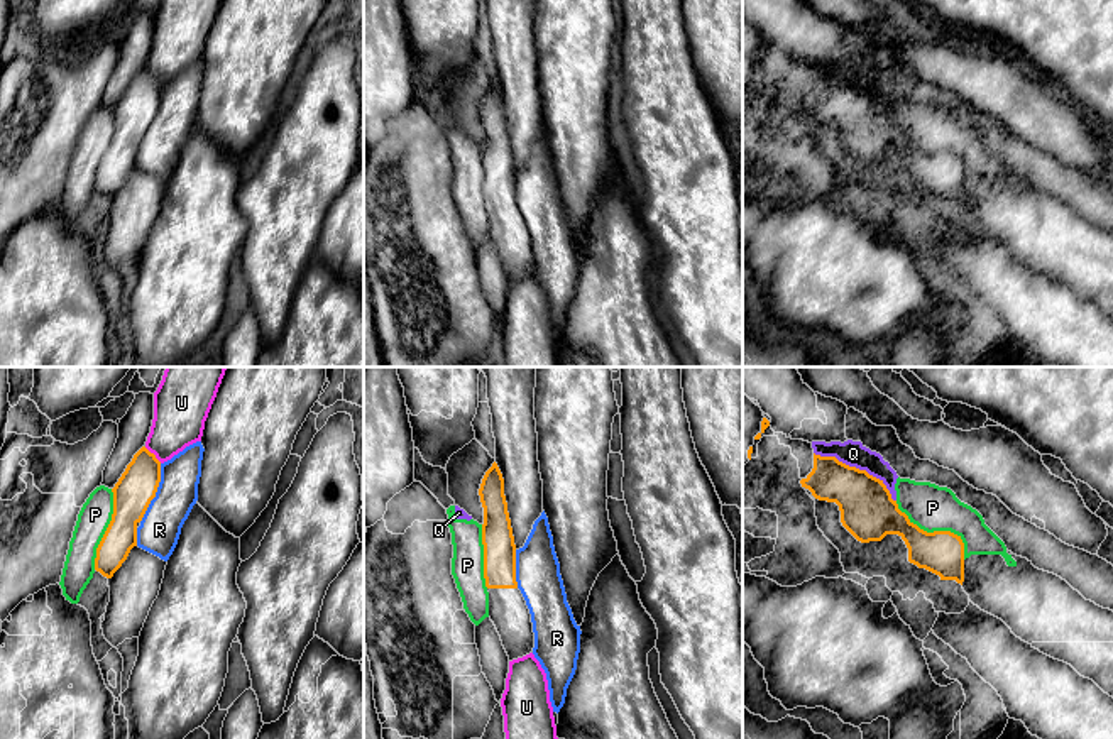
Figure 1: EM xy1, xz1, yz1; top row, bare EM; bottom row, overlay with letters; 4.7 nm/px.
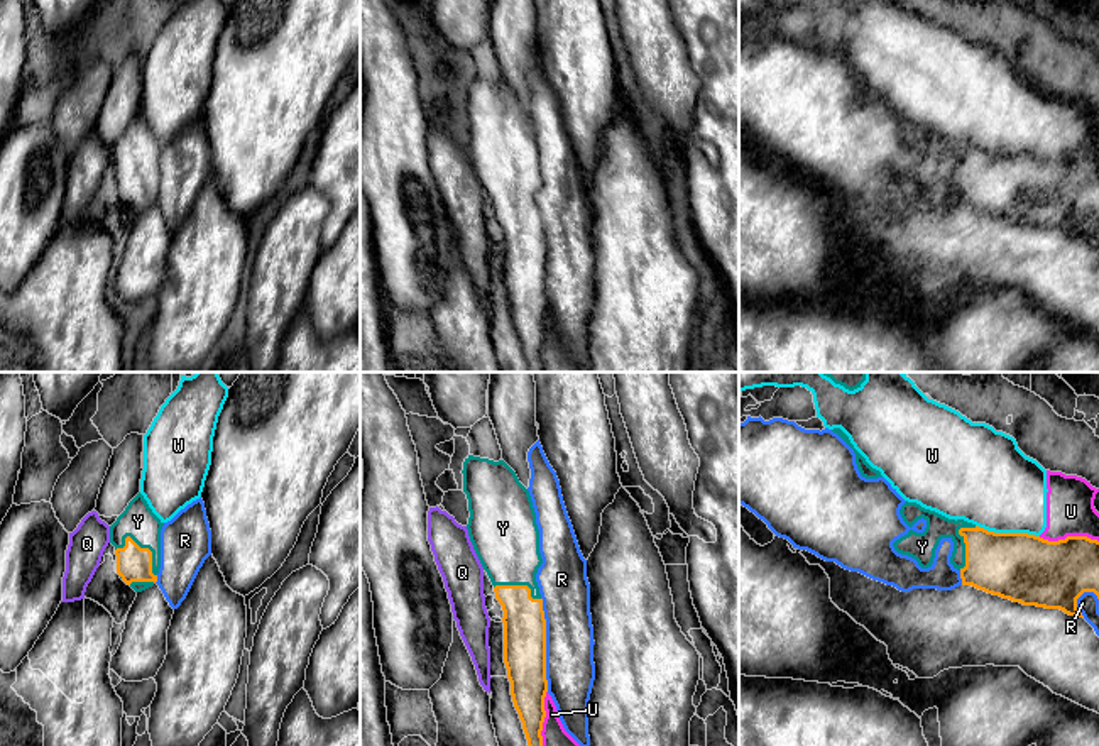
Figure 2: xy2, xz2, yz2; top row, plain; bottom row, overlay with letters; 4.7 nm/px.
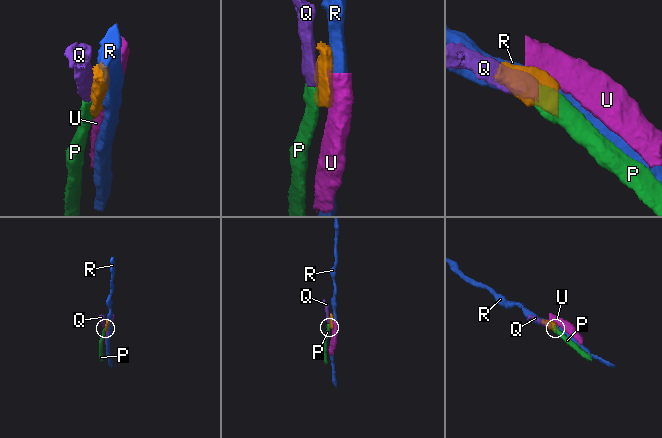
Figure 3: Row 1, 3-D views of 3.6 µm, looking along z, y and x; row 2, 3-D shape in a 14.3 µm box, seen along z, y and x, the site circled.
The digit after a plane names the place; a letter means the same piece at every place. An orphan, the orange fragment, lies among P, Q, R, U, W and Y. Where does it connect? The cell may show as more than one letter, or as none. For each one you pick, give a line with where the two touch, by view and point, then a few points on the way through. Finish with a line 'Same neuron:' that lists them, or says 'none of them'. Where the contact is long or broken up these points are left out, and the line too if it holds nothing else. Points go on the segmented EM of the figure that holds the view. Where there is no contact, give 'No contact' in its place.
Y: Touches orange at xy2 (151, 552). Path across: xy2 (134, 564), (151, 552), (137, 538), (137, 521)
Same neuron: Y

